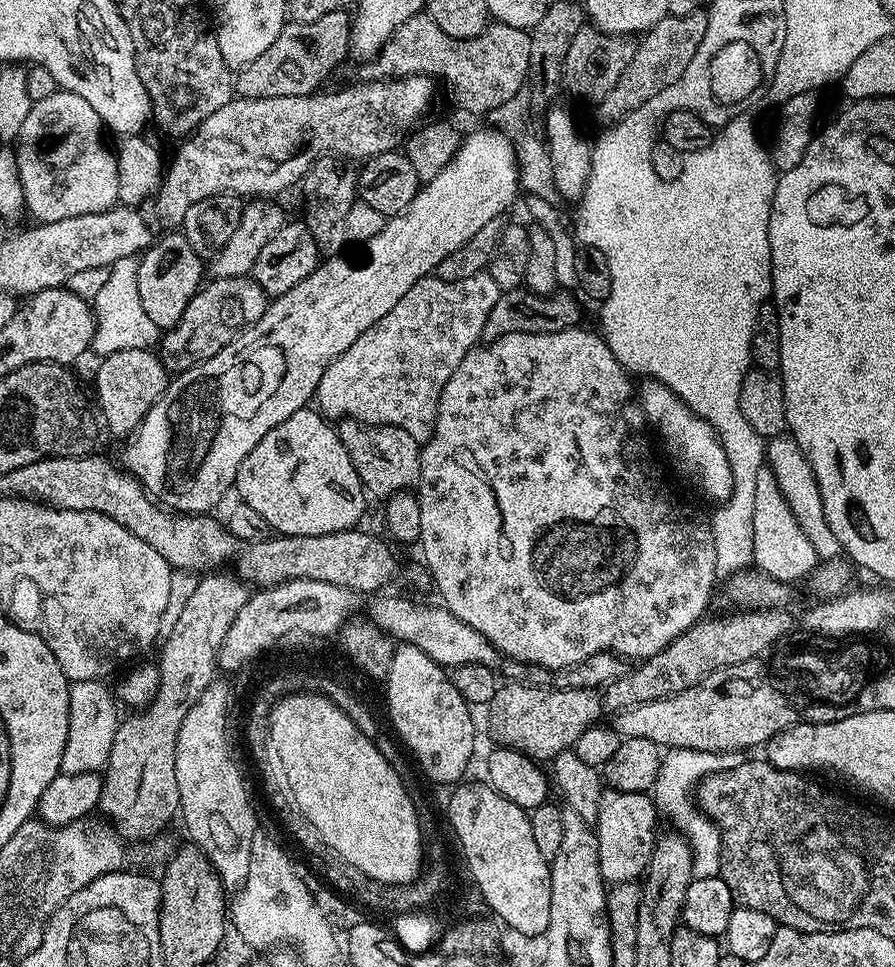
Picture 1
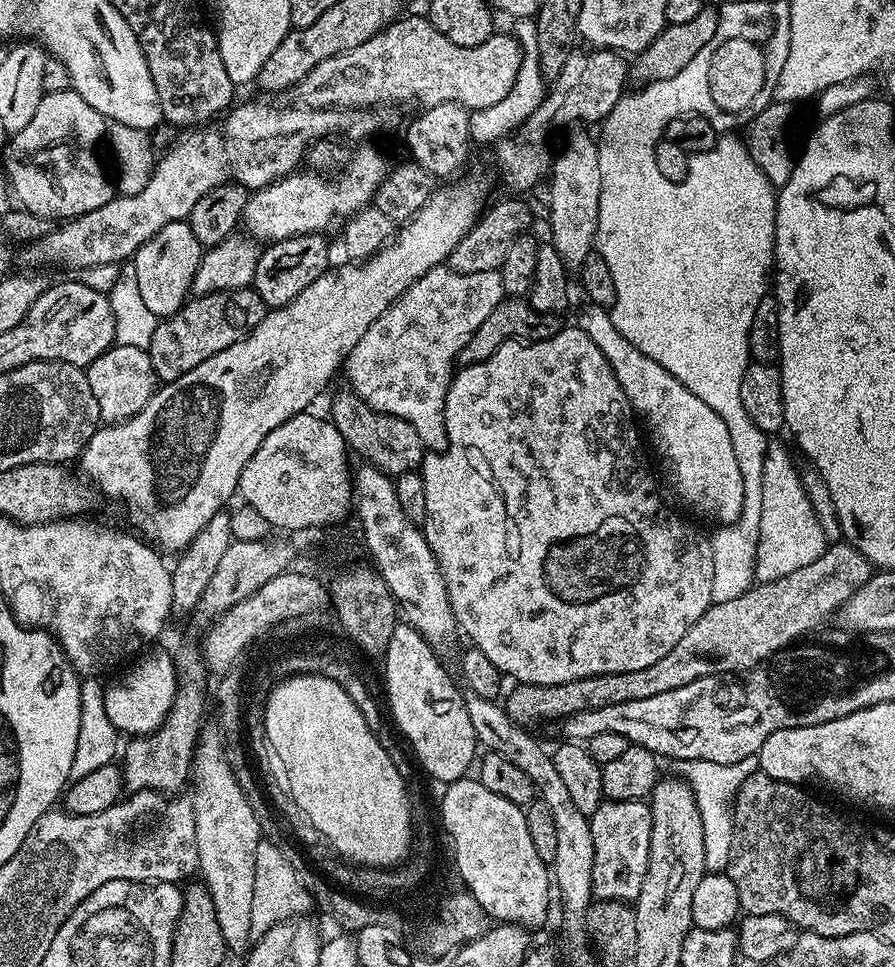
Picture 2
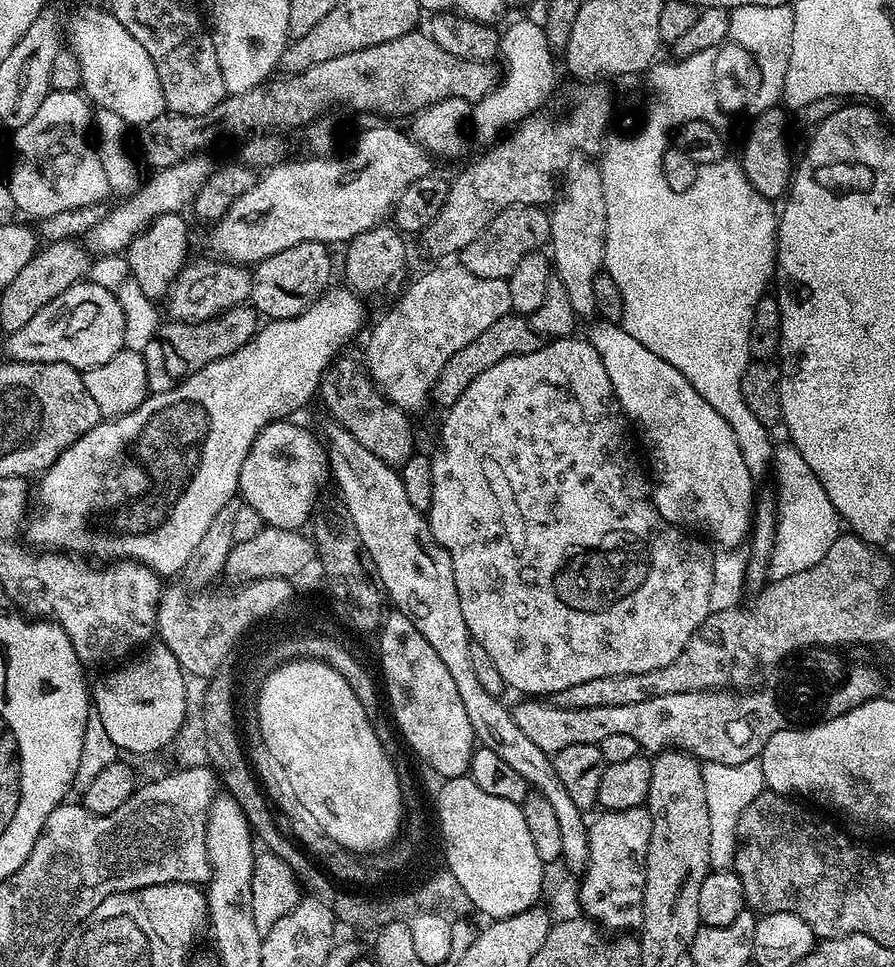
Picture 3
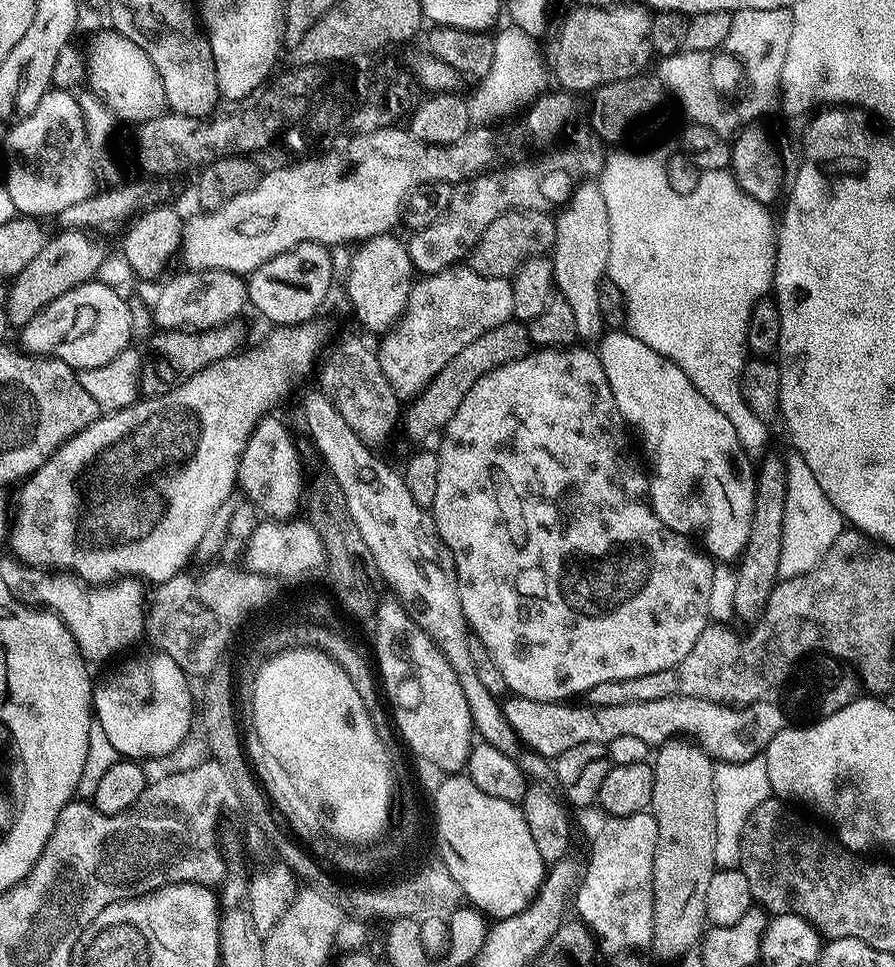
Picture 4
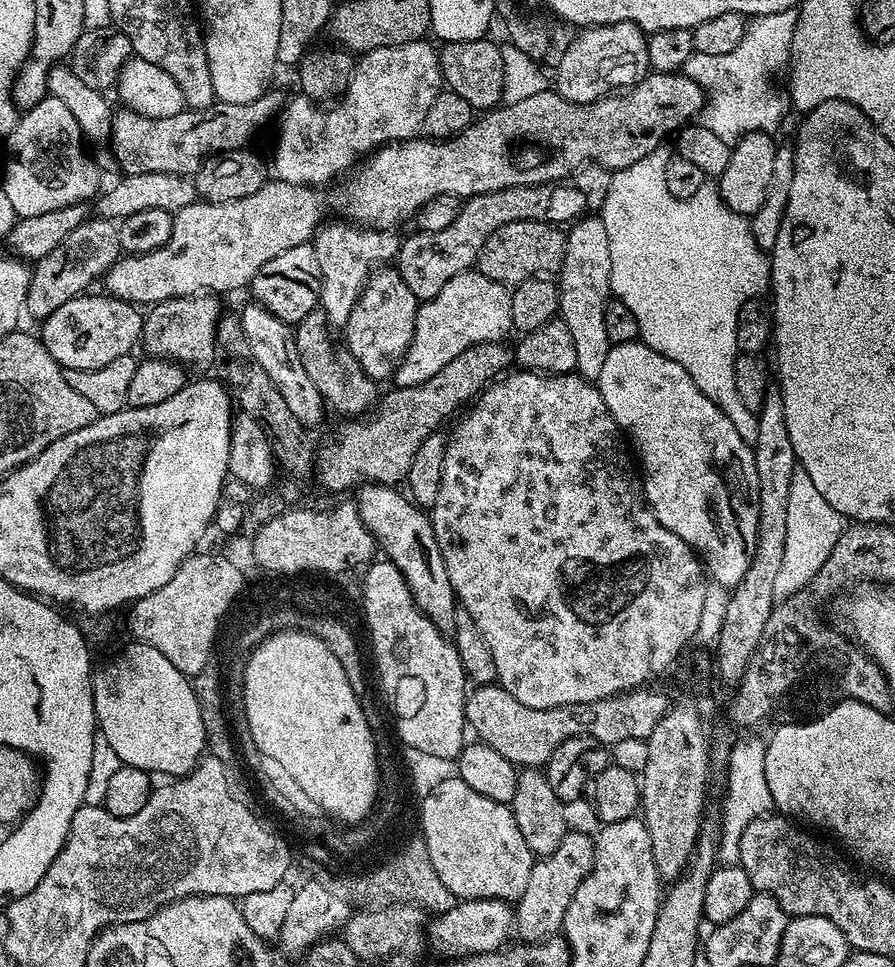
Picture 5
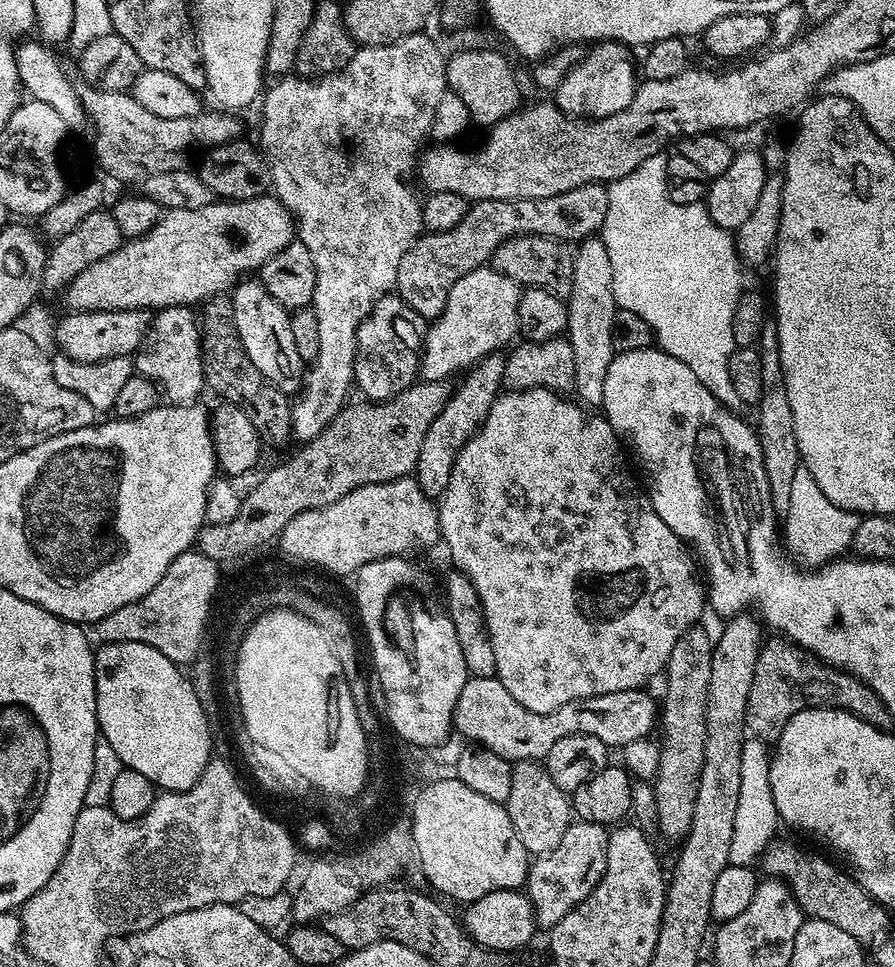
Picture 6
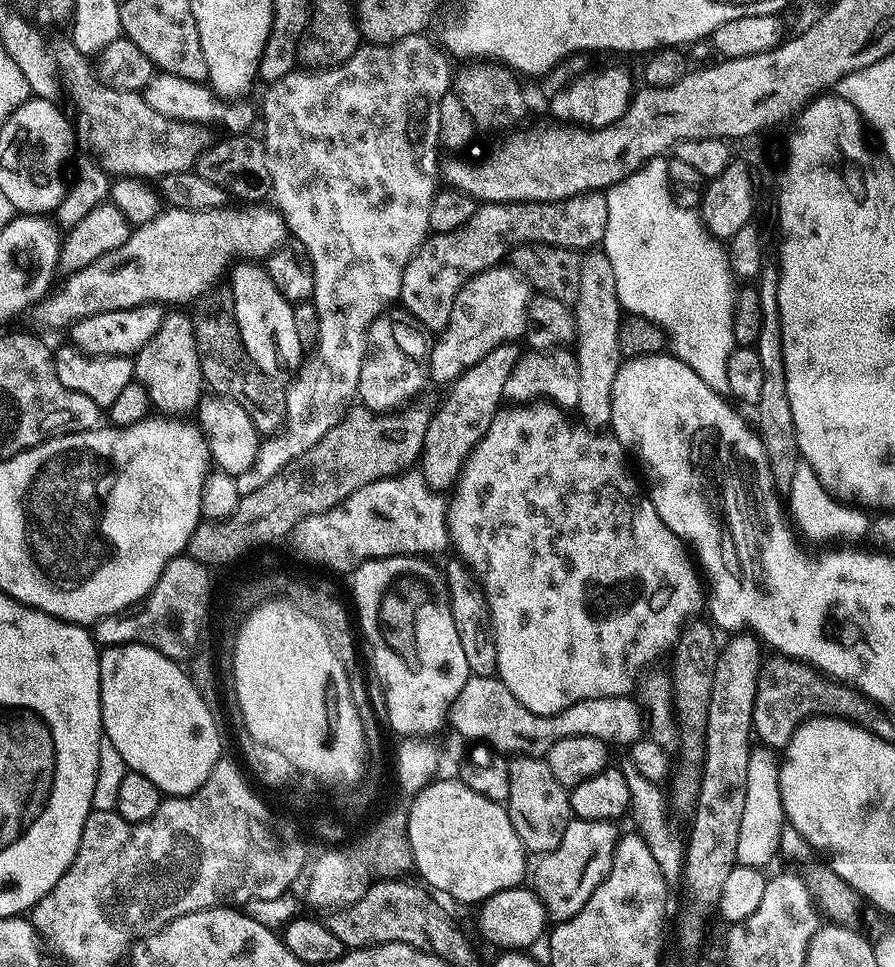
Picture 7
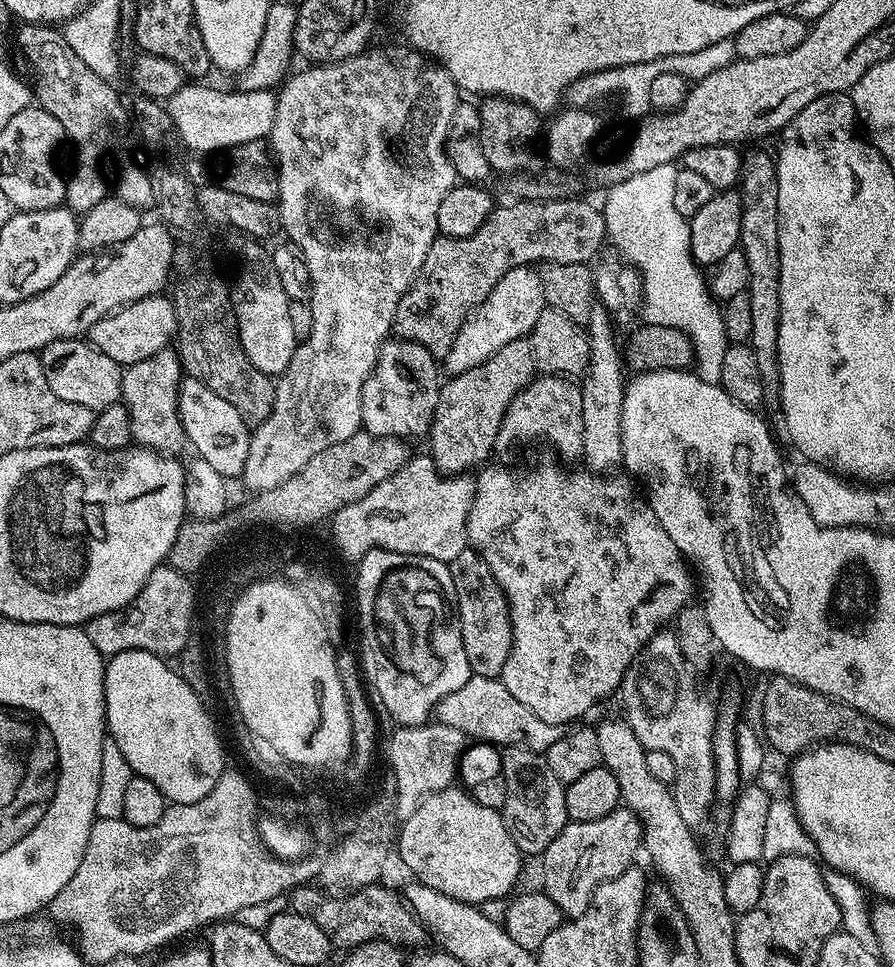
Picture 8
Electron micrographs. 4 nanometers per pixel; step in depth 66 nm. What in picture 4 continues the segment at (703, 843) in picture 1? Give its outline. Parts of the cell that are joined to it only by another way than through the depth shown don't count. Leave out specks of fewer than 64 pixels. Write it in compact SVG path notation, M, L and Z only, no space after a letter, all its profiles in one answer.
M762 754L740 763L720 762L714 766L715 786L715 862L719 869L737 868L740 860L740 838L749 814L771 797L769 775Z

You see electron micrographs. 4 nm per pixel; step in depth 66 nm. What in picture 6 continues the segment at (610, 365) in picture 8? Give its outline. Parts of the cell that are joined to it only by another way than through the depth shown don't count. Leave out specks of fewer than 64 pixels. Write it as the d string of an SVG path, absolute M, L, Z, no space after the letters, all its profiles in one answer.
M589 238L579 241L574 252L574 278L572 292L566 297L568 306L568 330L566 338L574 346L574 370L576 382L574 392L585 405L603 405L607 371L616 357L616 309L610 270L610 254L606 254L603 239Z

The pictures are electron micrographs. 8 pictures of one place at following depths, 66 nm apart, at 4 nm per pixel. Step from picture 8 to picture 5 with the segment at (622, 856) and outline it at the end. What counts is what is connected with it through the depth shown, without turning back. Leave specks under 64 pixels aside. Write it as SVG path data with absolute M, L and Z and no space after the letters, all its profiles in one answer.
M569 830L558 842L558 850L549 856L541 856L530 870L530 882L514 904L514 928L519 939L526 944L539 944L561 931L566 918L566 906L574 898L578 886L590 874L594 866L594 840L584 832Z

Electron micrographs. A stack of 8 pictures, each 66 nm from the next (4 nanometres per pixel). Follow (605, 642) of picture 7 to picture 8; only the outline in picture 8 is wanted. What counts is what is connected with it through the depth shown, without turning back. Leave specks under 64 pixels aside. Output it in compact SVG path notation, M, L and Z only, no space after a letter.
M542 462L532 470L518 476L506 468L490 465L485 465L480 470L482 472L479 475L477 473L475 477L476 496L468 515L467 534L471 547L479 552L481 558L486 562L486 566L490 566L490 574L494 574L498 586L508 600L508 613L512 623L512 649L499 674L499 679L506 686L506 690L510 690L510 694L514 694L514 698L518 698L518 702L522 702L522 706L526 706L526 710L538 714L538 718L542 718L542 722L568 726L576 722L571 722L571 720L586 715L599 700L606 699L611 692L613 695L619 689L630 662L634 662L636 655L644 649L644 643L654 633L661 631L667 625L664 623L667 620L669 623L681 608L693 599L693 573L690 571L684 555L678 550L678 546L674 546L670 534L666 534L666 530L662 530L662 526L647 499L641 493L640 496L636 493L635 486L631 484L633 481L627 475L624 475L625 477L616 476L620 474L604 475L587 470L567 472L566 469L558 468L552 462Z

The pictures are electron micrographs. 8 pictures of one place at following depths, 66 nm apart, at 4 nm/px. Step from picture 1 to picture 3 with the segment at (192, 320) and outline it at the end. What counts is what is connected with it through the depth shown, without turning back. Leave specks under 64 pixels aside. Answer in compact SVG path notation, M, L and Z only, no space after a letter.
M239 306L226 309L209 320L196 323L187 320L169 319L161 323L156 336L146 342L142 353L146 362L146 382L149 393L165 392L174 385L182 383L190 374L202 370L210 362L218 358L226 358L234 354L246 342L250 342L258 331L258 313L251 306Z

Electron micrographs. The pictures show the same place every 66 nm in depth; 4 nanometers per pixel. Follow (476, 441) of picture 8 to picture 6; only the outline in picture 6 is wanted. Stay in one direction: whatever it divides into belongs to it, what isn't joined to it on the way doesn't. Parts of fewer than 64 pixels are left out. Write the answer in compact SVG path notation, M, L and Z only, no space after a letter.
M493 354L484 357L463 377L464 381L455 387L448 397L446 406L430 422L430 430L426 430L426 438L422 438L422 450L418 454L414 478L420 483L420 489L428 496L440 498L450 482L451 471L454 470L455 460L459 452L475 433L486 422L491 406L502 392L504 384L505 357Z

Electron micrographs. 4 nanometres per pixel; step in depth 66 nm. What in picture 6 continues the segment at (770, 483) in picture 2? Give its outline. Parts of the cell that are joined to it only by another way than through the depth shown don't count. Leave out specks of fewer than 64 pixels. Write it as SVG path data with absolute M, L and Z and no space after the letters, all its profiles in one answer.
M803 464L794 474L790 506L784 514L784 519L786 519L786 542L789 548L787 551L797 563L808 568L821 567L843 555L849 549L861 521L857 513L844 511L834 506L822 494L814 476Z

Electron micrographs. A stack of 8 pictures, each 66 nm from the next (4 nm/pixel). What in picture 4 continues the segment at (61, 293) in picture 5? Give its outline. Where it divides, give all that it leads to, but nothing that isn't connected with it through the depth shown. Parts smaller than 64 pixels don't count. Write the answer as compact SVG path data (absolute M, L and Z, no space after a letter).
M65 229L49 237L46 246L38 253L27 266L11 281L12 288L8 293L8 323L13 329L23 329L24 325L34 318L50 302L60 298L74 286L87 284L95 277L100 264L106 259L108 249L98 238L94 238L83 229Z

